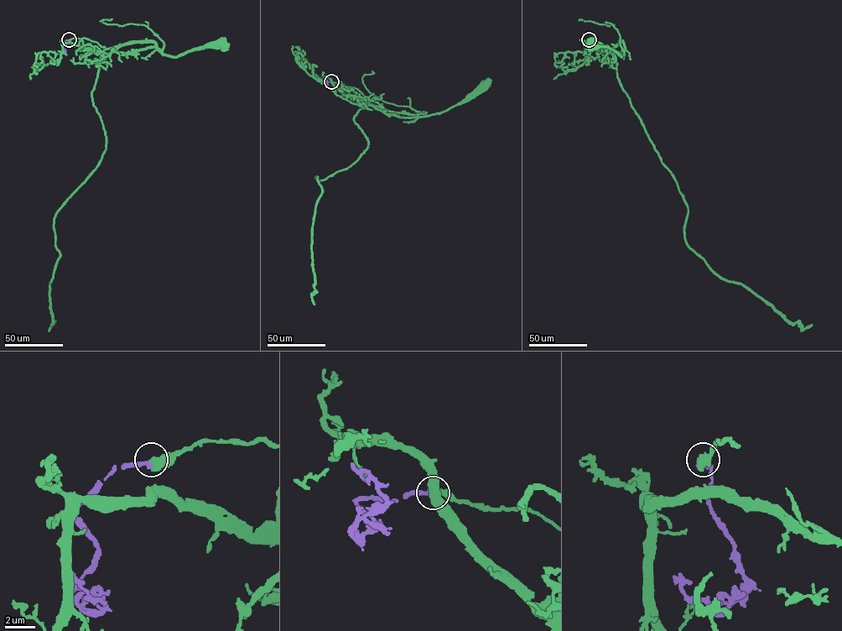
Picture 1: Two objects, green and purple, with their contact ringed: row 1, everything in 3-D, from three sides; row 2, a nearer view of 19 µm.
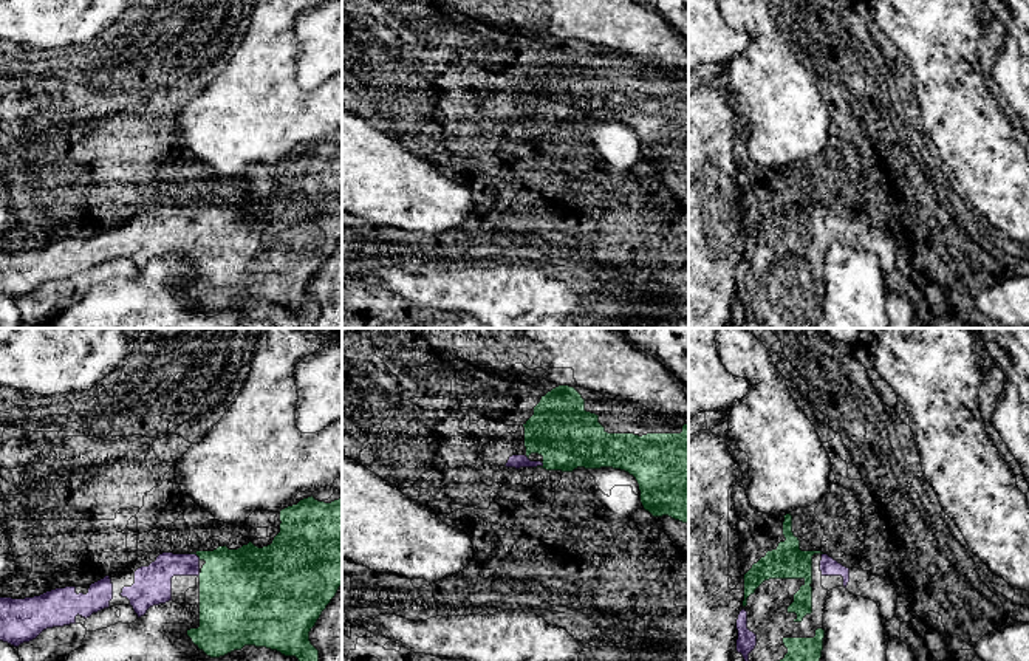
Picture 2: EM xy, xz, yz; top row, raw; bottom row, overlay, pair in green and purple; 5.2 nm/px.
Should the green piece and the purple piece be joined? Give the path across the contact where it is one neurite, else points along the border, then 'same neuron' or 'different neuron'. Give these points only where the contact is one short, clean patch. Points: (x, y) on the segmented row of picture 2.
same neuron

